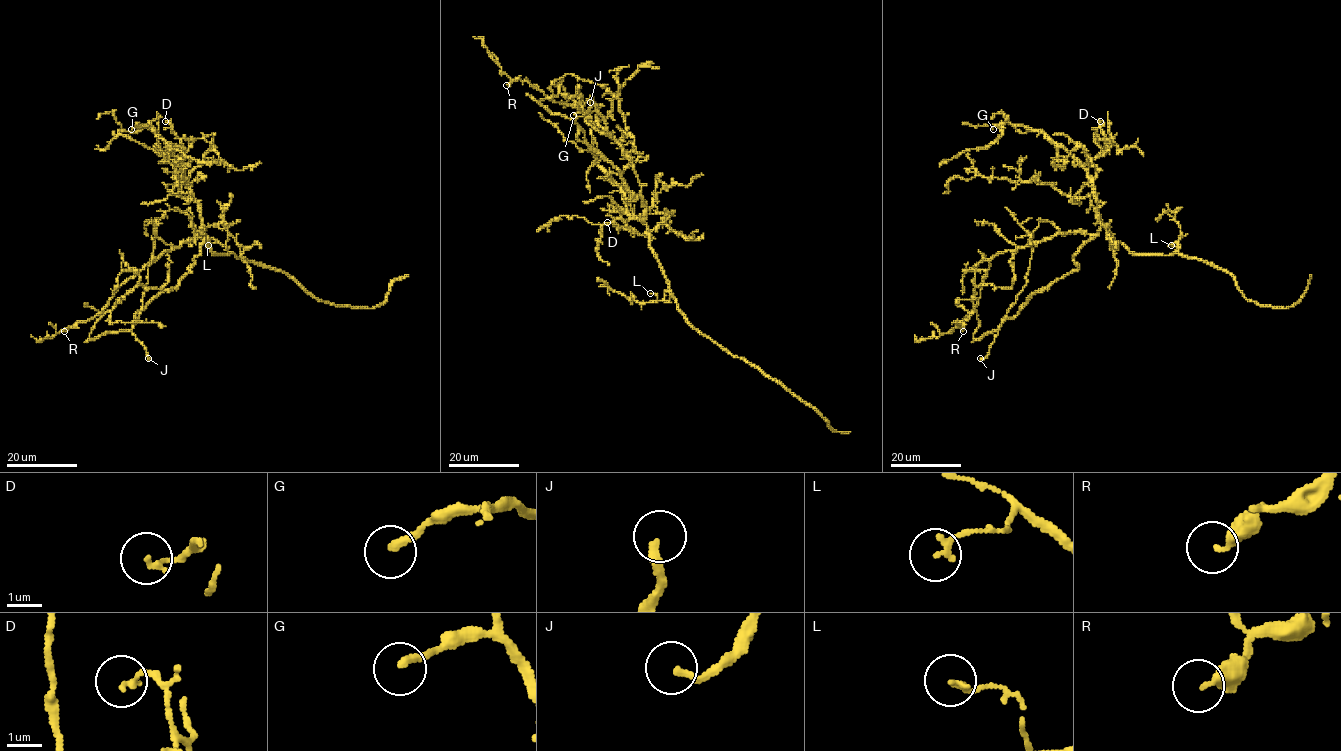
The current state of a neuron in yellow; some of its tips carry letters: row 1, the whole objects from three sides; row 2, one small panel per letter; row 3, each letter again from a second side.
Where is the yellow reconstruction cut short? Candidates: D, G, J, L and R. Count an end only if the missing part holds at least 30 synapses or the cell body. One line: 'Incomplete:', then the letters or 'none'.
Incomplete: G, J

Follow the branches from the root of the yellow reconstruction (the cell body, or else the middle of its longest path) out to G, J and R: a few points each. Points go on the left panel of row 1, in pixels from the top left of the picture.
G: (203, 240), (200, 205), (185, 177), (182, 151), (165, 141), (150, 123), (131, 129)
J: (203, 240), (200, 253), (179, 283), (163, 289), (135, 314), (137, 319), (131, 331), (145, 348), (148, 358)
R: (203, 240), (200, 232), (189, 241), (165, 250), (130, 277), (100, 312), (64, 331)

